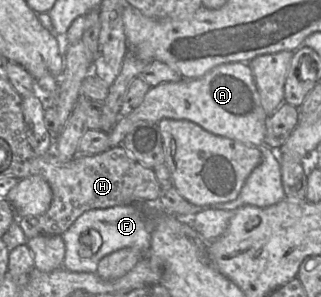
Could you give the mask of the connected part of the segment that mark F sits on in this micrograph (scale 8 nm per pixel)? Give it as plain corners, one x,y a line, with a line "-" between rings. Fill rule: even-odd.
137,204
117,205
106,209
91,209
82,213
61,235
65,244
63,268
71,272
96,273
99,261
106,255
125,247
133,247
142,254
148,253
150,232
148,214
144,214
-
89,230
96,230
101,237
101,245
92,255
83,258
79,255
82,247
90,248
86,241

